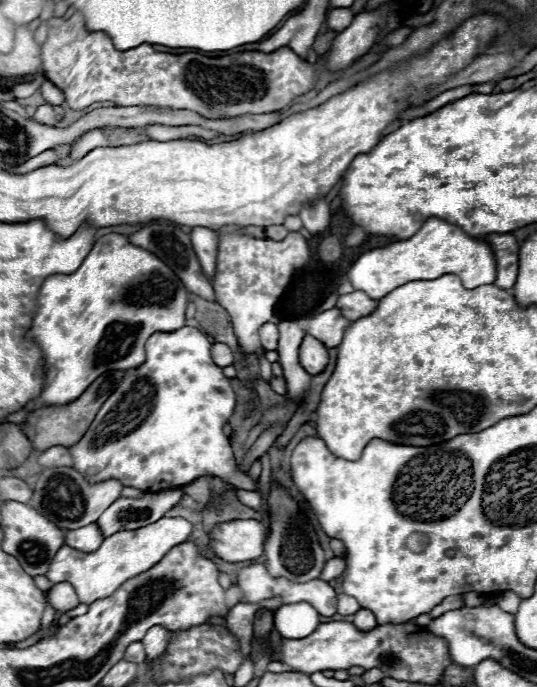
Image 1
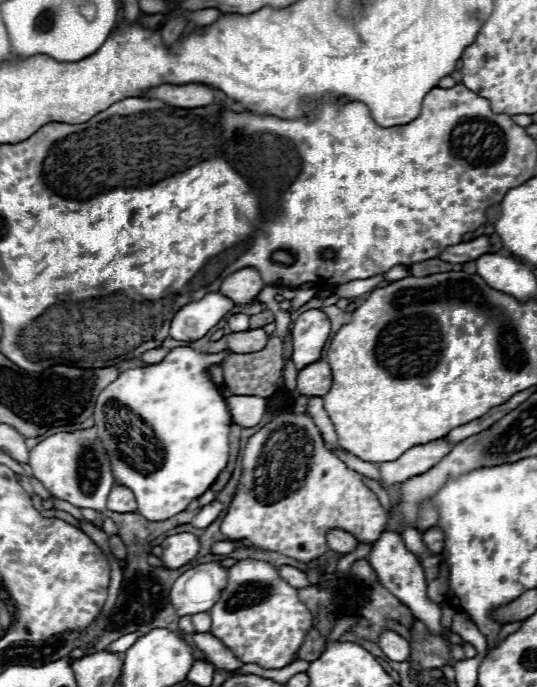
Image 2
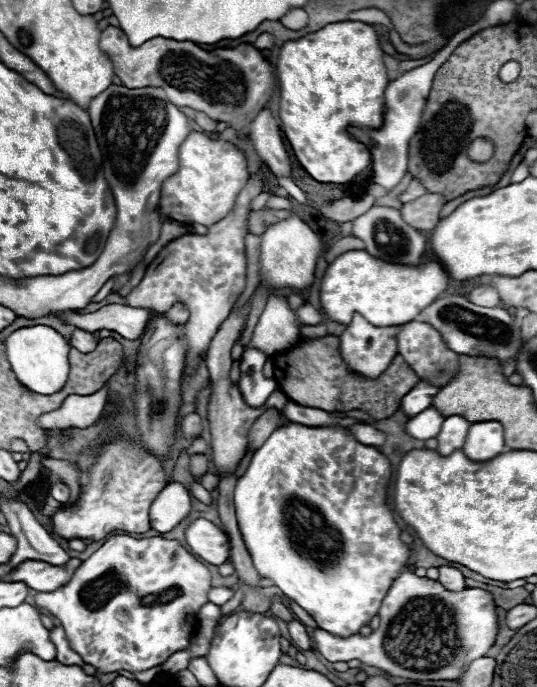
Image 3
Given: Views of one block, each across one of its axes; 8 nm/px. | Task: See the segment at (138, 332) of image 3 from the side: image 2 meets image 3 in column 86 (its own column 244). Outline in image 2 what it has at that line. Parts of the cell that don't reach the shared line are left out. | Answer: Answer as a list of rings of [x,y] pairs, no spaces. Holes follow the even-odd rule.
[[[232,314],[228,318],[228,328],[232,332],[246,332],[248,330],[248,322],[250,322],[248,314]]]

